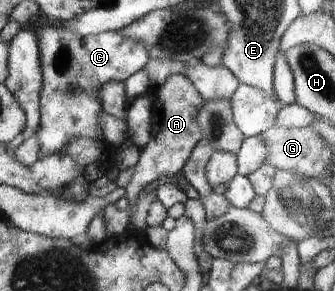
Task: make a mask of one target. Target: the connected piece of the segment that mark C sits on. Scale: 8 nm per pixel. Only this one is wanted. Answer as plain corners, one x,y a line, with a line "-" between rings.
38,16
34,24
30,24
34,32
39,35
39,43
41,44
42,52
42,72
43,83
45,89
41,95
41,114
39,122
39,145
41,149
37,159
43,159
51,153
59,153
64,151
65,145
69,139
75,137
85,137
91,141
106,141
101,135
101,123
99,117
104,113
101,109
101,85
107,81
125,81
134,73
147,65
150,60
149,51
145,49
145,45
141,41
123,37
123,31
105,31
95,35
77,35
73,31
65,31
61,29
55,21
52,21
47,16

